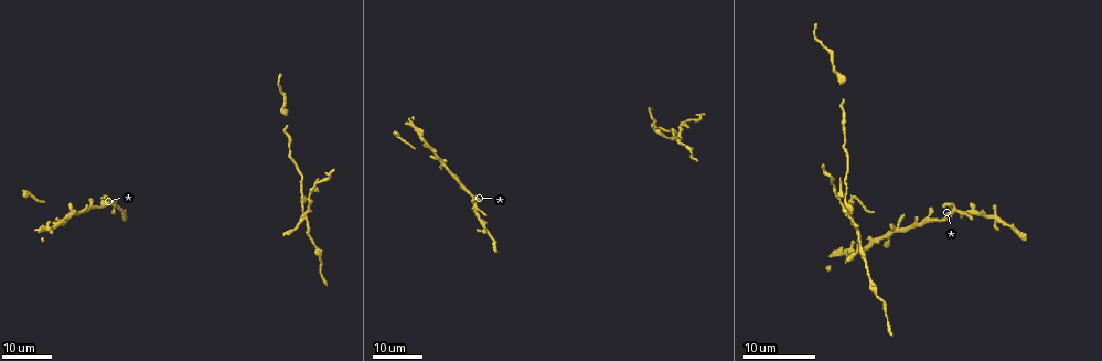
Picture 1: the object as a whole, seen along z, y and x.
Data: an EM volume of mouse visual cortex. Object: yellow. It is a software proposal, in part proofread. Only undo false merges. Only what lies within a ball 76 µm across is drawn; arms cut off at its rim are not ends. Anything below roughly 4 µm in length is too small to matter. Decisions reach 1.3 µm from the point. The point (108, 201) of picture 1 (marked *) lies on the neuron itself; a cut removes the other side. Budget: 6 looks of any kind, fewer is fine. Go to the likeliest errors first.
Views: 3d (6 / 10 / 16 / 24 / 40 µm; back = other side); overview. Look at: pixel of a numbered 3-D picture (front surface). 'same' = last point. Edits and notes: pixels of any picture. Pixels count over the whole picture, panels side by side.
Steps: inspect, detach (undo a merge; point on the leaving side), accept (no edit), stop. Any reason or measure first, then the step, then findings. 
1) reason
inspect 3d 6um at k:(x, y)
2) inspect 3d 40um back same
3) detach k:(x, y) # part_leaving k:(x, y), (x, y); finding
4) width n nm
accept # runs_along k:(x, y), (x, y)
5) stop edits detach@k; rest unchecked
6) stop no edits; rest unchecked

small branch off a trunk
inspect 3d 24um at 1:(856, 235)

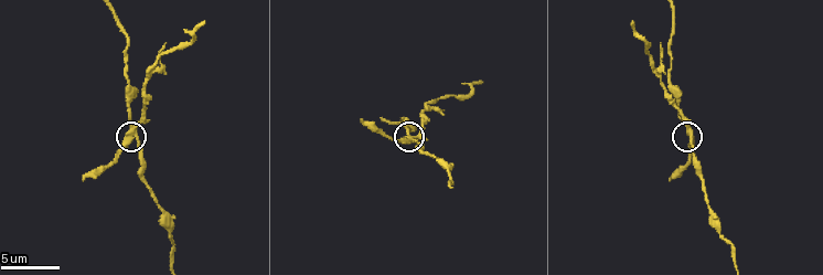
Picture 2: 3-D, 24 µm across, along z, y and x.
closer look
inspect 3d 6um at 2:(134, 134)

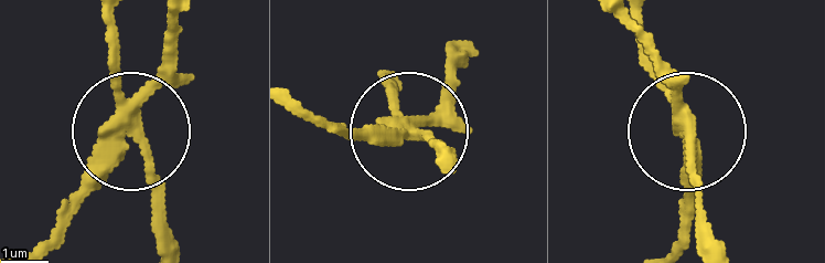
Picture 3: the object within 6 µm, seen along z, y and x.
arms 4
detach 3:(82, 177) # part_leaving 3:(124, 116), (163, 61), (168, 13); a second neuron is stuck on

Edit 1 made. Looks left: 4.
looks like a crossing
inspect 3d 16um at 1:(957, 211)

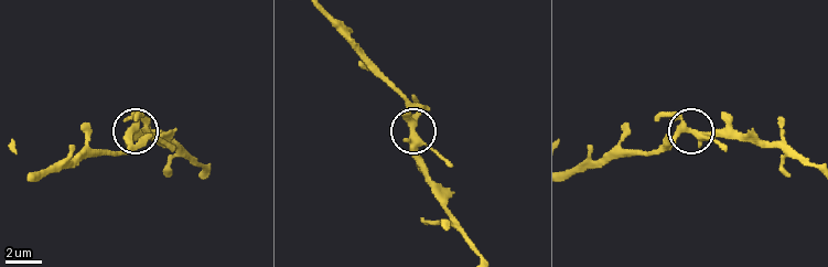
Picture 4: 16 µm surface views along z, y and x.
inspect 3d 10um at 4:(683, 128)

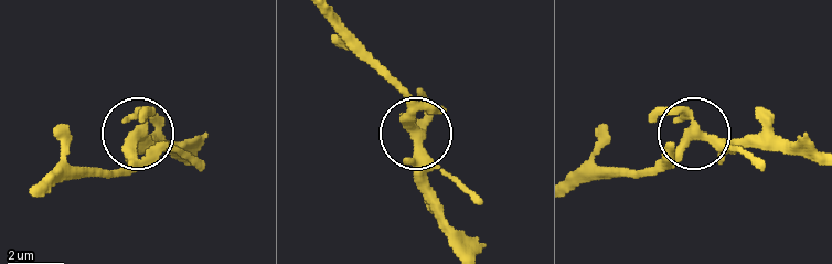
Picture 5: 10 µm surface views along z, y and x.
arms 4
accept # runs_along 5:(441, 104), (423, 106), (416, 118), (429, 209); continuous, no second neuron

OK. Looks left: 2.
stop edits detach@3; rest unchecked

